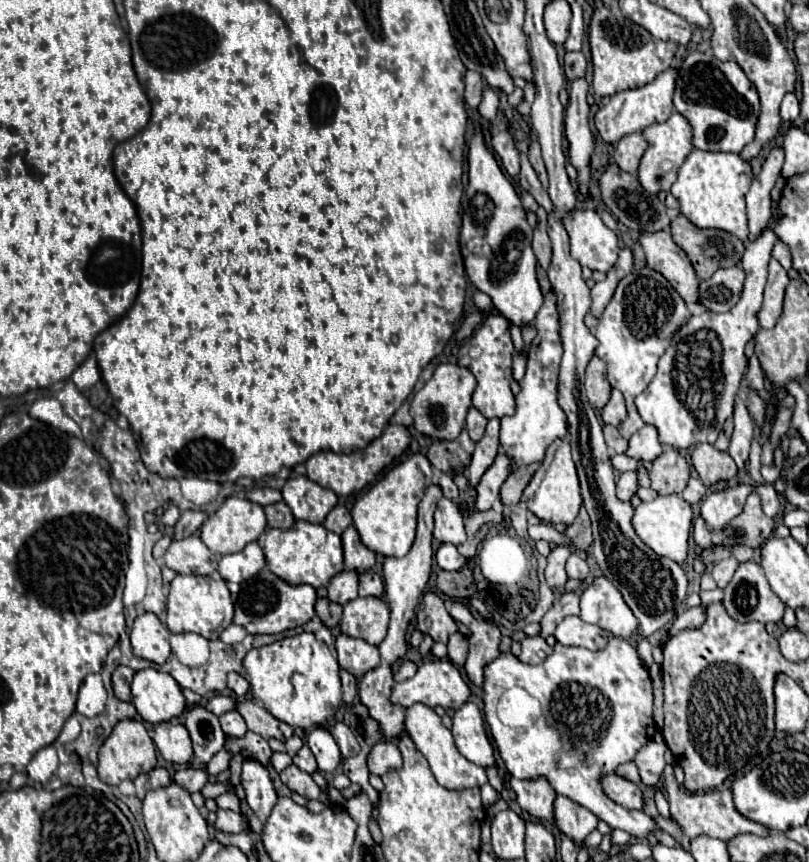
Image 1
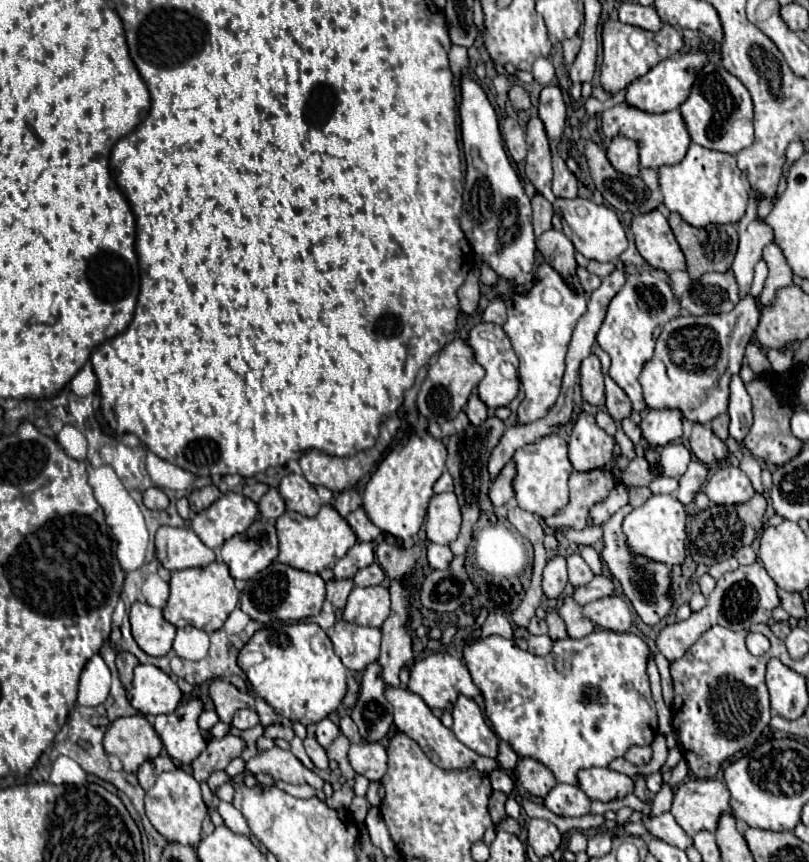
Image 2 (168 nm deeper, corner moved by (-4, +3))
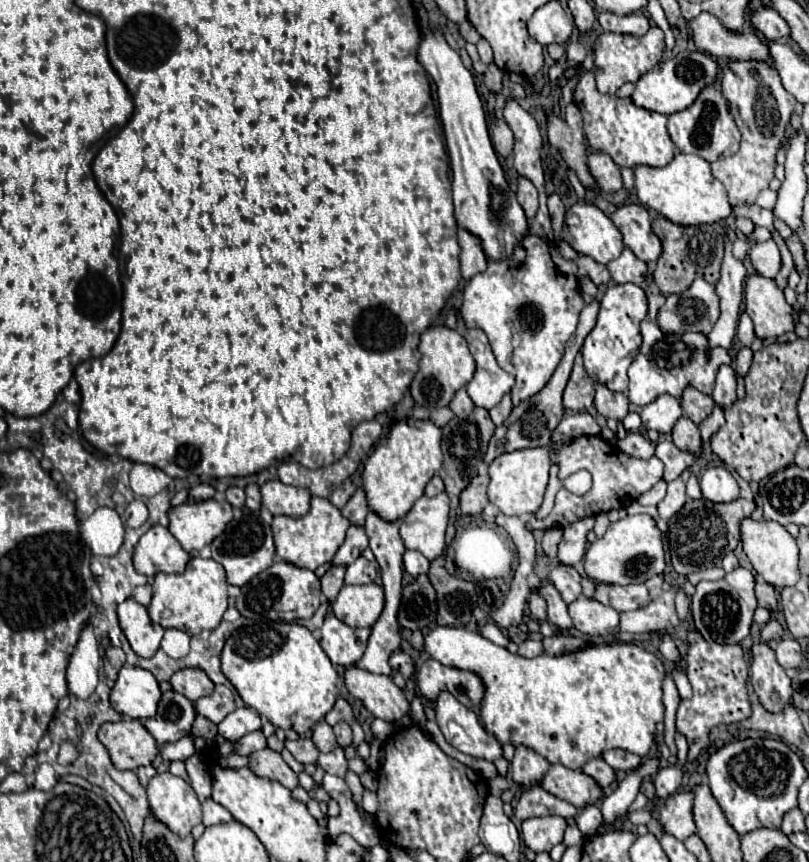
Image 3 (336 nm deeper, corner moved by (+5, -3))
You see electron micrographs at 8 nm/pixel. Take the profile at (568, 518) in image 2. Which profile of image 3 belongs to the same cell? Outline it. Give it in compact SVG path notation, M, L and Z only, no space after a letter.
M576 436L572 440L564 440L560 444L560 448L556 448L556 450L548 448L548 452L550 452L550 460L558 466L560 480L586 468L592 474L592 488L584 496L576 496L576 494L568 492L566 488L560 488L556 494L554 510L546 518L536 520L536 522L540 522L540 528L544 528L544 530L566 528L568 524L572 524L584 516L596 516L600 512L626 508L640 494L648 492L662 478L662 472L664 472L662 460L658 460L656 456L652 456L648 460L628 456L618 446L610 444L608 440L604 440L600 436Z

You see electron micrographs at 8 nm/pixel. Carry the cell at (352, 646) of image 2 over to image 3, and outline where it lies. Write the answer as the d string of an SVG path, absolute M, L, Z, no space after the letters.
M328 614L320 630L320 646L334 666L350 666L358 662L358 658L362 658L370 636L370 628L346 626L334 614Z

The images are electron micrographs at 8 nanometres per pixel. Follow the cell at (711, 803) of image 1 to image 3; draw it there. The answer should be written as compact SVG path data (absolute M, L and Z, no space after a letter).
M676 792L660 804L658 820L664 832L672 834L678 840L686 840L696 832L696 824L692 818L692 800L692 792Z

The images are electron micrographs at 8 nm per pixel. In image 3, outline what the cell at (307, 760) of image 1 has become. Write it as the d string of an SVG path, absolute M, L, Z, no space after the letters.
M298 738L294 742L286 742L286 748L302 764L316 764L318 754L320 754L320 750L312 742L312 738Z

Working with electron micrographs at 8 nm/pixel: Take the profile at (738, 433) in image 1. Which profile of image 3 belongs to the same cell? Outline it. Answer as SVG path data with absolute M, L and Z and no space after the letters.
M720 366L712 398L722 408L730 406L736 400L736 372L732 370L732 366Z

